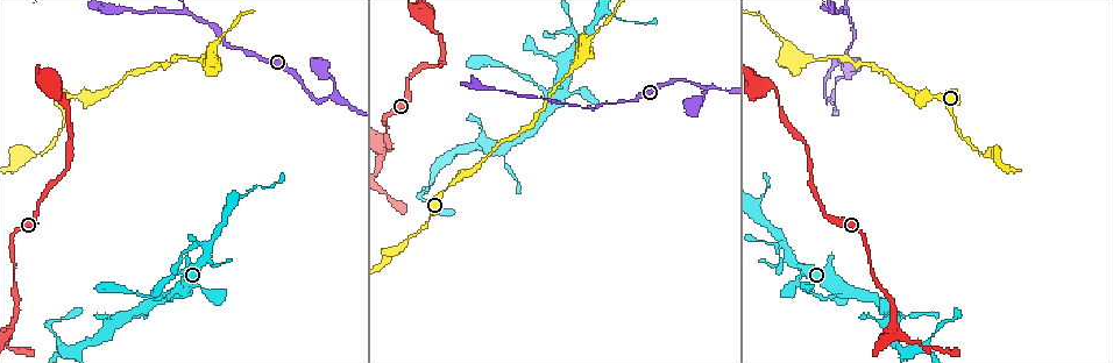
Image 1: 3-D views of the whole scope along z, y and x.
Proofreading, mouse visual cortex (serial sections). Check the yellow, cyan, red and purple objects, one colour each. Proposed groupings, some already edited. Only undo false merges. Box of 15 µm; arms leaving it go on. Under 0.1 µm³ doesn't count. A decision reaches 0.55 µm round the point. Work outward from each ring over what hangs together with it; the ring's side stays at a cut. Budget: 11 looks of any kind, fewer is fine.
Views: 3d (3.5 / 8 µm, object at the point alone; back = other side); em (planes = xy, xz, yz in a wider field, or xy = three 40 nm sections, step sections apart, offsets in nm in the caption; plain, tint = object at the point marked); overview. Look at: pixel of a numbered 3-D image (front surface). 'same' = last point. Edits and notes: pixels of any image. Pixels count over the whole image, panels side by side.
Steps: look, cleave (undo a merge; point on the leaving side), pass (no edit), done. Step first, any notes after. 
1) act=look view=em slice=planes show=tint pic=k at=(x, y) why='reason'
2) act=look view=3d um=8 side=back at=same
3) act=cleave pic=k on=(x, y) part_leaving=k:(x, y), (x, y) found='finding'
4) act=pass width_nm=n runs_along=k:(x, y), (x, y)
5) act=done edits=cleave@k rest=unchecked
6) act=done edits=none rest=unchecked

act=look view=3d um=3.5 pic=1 at=(206, 245) why='a fork'

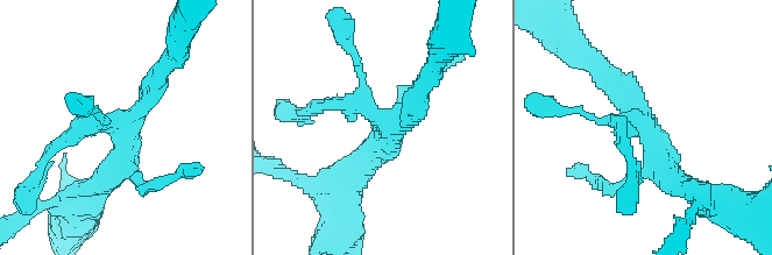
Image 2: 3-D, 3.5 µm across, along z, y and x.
act=look view=em slice=xy step=1 show=tint pic=2 at=(386, 128) why='shape alone is not enough'

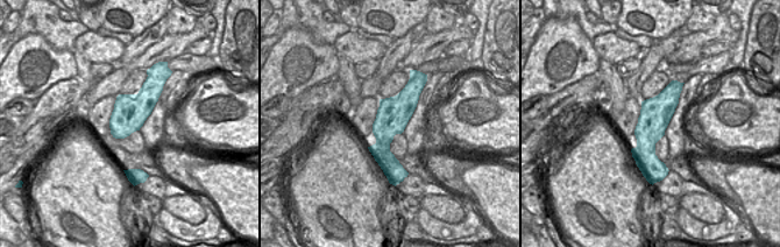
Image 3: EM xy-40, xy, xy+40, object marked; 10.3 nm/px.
act=look view=em slice=xy step=2 show=tint at=same why='cut it another way'

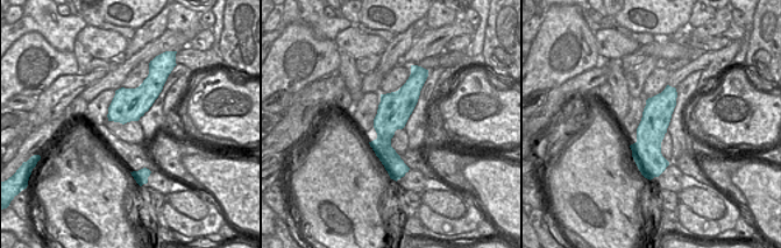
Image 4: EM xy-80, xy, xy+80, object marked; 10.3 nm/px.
act=pass runs_along=4:(414, 77), (385, 122), (398, 171) found='all the same cell'

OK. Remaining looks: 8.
act=look view=3d um=3.5 side=back pic=1 at=(434, 179) why='thick turns thin'

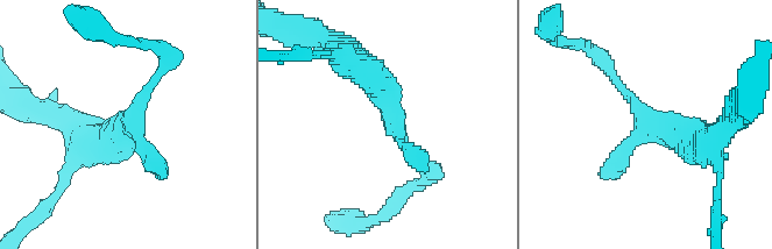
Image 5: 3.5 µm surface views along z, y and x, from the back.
act=look view=em slice=xy step=2 show=tint pic=5 at=(134, 120)

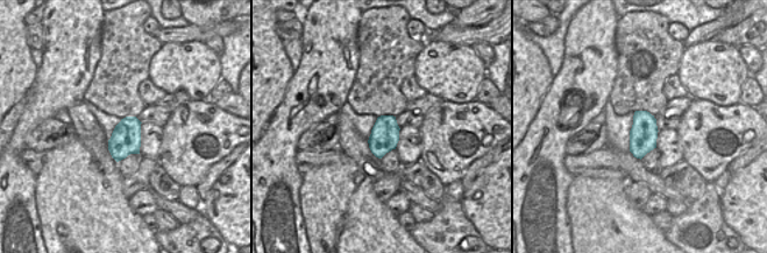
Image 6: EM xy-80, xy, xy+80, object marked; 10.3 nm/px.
act=pass runs_along=5:(705, 143), (657, 129), (601, 61) found='continuous, no second cell'

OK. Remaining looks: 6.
act=look view=3d um=8 pic=1 at=(705, 89)

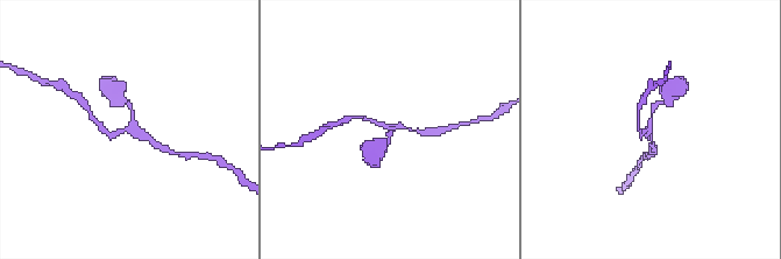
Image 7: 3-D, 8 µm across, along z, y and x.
act=look view=em slice=xy step=3 show=tint pic=7 at=(130, 130) arms=3 arm_widths_nm=150,150,150

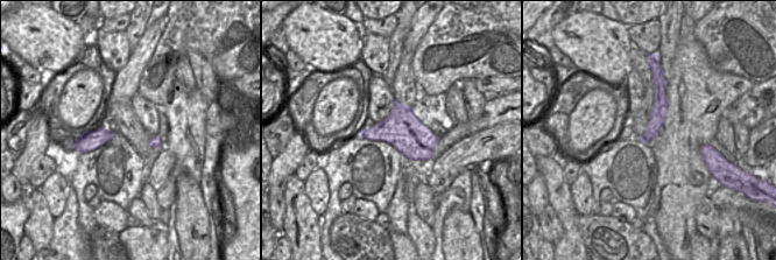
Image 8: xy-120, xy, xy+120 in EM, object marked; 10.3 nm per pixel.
act=pass runs_along=8:(660, 82), (656, 121), (644, 138) found='continuous, no second cell'

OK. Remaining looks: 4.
act=look view=3d um=3.5 pic=1 at=(580, 58) why='calibre changes'

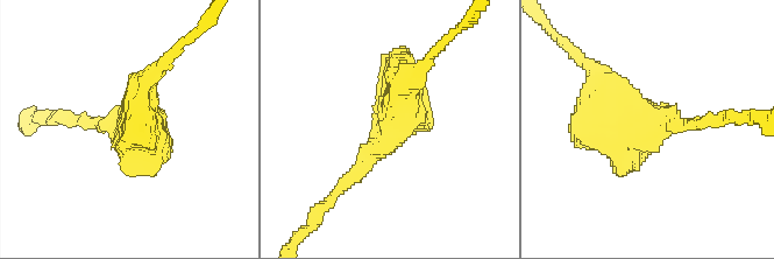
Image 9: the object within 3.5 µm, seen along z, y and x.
act=look view=em slice=xy step=2 show=tint pic=9 at=(649, 118)

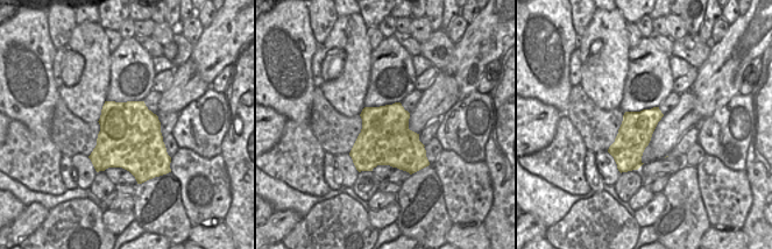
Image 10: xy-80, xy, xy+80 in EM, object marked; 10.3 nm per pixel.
act=look view=em slice=xy step=3 show=tint at=same

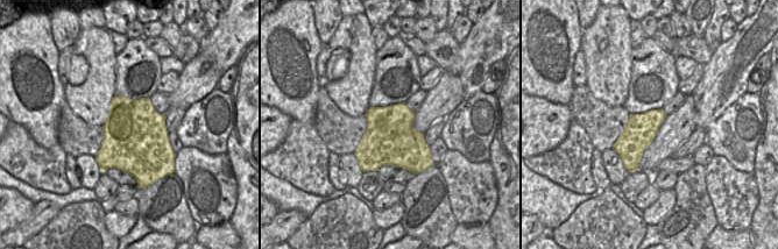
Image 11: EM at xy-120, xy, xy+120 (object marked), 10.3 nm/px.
act=pass runs_along=9:(359, 169), (426, 62) found='continuous, no second cell'

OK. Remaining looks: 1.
act=done edits=none rest=unchecked

